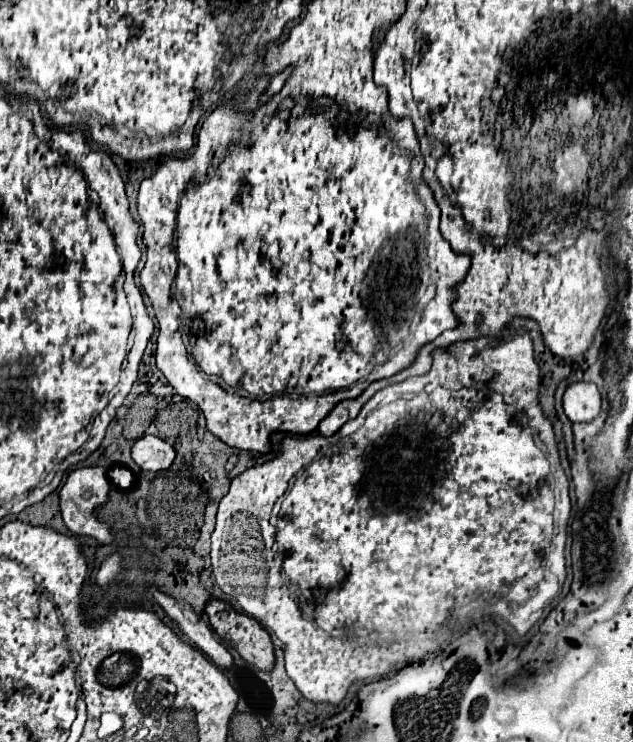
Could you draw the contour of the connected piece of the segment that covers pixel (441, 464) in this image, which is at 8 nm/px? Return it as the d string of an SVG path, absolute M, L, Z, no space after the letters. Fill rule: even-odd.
M520 332L516 334L512 340L500 342L496 348L492 348L488 344L488 340L478 340L476 342L476 354L468 354L468 342L458 342L458 346L454 346L454 350L436 350L434 354L434 366L430 368L428 374L424 374L424 378L408 378L404 384L394 384L388 386L384 390L380 390L380 394L374 394L372 400L368 400L368 404L362 408L362 412L358 414L356 420L352 420L350 424L346 424L346 432L354 432L348 438L344 438L334 452L322 456L320 460L313 462L318 454L324 448L334 446L336 438L322 438L322 436L310 436L308 438L293 438L286 436L282 446L280 446L280 454L270 460L264 462L262 466L254 466L248 468L244 474L240 474L238 478L232 480L230 484L230 502L234 502L234 510L228 510L228 504L220 504L218 510L218 524L216 530L212 534L212 570L214 570L214 578L216 584L220 586L220 590L232 598L236 598L240 602L240 608L256 618L260 624L268 626L278 640L284 644L284 662L286 662L286 674L294 680L296 688L302 692L304 698L312 700L312 702L330 702L330 704L340 704L342 698L346 696L346 690L352 682L356 680L366 680L366 678L374 678L374 676L386 676L392 672L396 658L414 658L420 660L426 652L436 650L438 646L442 646L450 636L452 636L452 628L456 624L456 628L460 626L460 610L468 610L468 604L474 600L474 594L486 594L486 598L498 598L498 600L508 600L508 602L516 602L516 604L524 604L534 592L536 592L536 582L542 578L542 572L546 570L546 552L550 548L552 542L552 532L554 532L554 520L568 520L570 516L570 498L568 498L568 480L562 472L562 468L558 466L559 453L557 443L554 442L554 430L550 426L550 422L544 418L542 410L540 410L540 402L538 402L538 388L540 388L540 370L538 364L534 360L534 350L532 350L532 338L528 332ZM480 382L494 390L500 392L502 396L510 396L516 400L516 408L522 408L529 418L529 426L520 426L518 420L514 420L508 412L506 412L506 404L502 400L500 394L494 394L490 390L478 390L478 388L470 388L470 386L480 386ZM408 394L416 394L412 400L400 400L402 396ZM534 432L537 446L546 451L548 458L553 467L552 474L556 476L556 502L554 502L554 512L550 514L550 508L546 504L548 498L548 490L550 482L550 464L546 462L546 454L542 450L536 448L534 444ZM296 476L296 482L290 490L290 494L286 496L286 500L282 502L282 510L280 510L280 518L278 518L278 532L276 528L270 524L270 512L274 502L286 492L288 488L288 480ZM276 534L276 544L278 544L278 556L282 560L282 568L274 562L275 553L272 552L272 544L274 544ZM542 536L540 544L534 544L534 538Z

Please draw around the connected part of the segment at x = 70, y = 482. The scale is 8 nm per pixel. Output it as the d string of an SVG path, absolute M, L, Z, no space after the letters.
M94 466L94 468L78 468L78 470L70 472L70 476L66 478L66 484L62 486L62 492L60 492L60 510L62 510L64 524L68 526L68 530L72 534L92 536L104 546L112 544L114 536L112 536L110 528L104 522L100 522L98 516L94 516L94 510L108 502L108 492L110 492L110 480L108 480L104 468Z

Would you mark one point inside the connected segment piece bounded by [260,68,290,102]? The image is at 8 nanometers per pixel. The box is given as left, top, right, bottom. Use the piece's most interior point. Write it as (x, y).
(277, 82)

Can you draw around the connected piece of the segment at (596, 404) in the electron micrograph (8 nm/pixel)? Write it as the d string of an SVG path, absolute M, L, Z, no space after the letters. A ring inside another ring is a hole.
M578 382L578 384L570 384L564 392L562 398L562 406L564 412L568 416L570 422L582 422L586 416L590 416L592 412L600 414L600 392L592 382Z

